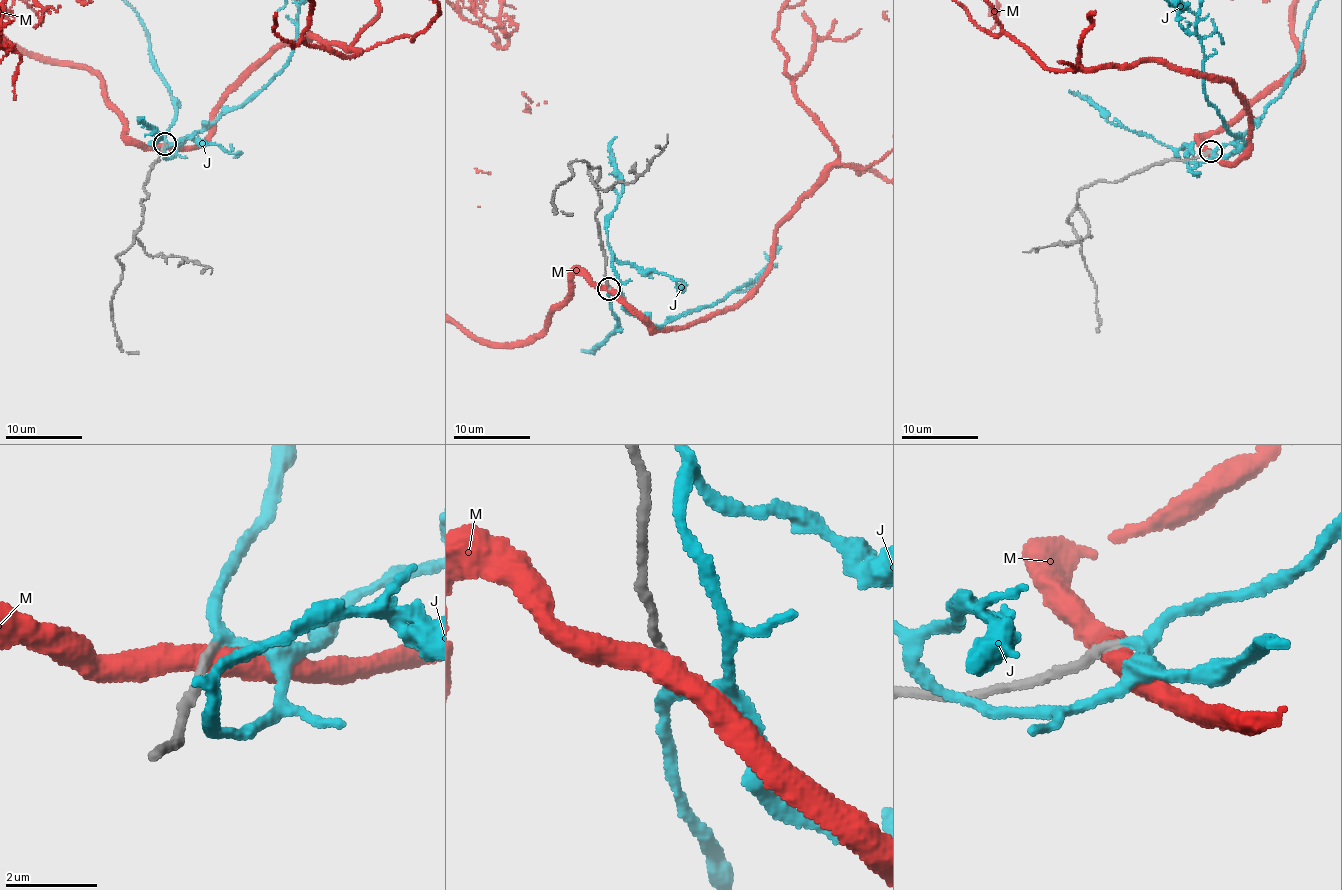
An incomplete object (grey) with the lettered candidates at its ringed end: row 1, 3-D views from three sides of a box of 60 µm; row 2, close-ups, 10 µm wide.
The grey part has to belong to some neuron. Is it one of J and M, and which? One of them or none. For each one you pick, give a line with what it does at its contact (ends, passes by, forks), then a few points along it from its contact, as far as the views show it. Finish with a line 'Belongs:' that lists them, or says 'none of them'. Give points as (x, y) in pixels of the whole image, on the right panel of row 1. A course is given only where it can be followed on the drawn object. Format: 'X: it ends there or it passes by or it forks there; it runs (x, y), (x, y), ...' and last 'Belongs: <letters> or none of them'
J: it passes by
Belongs: J

